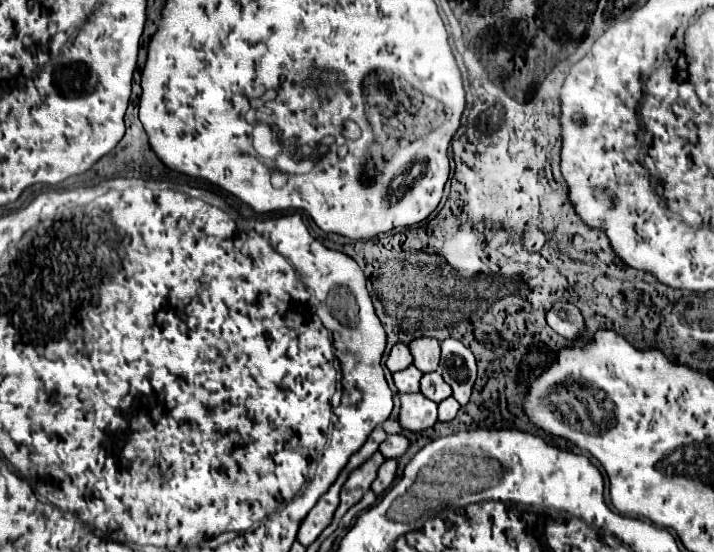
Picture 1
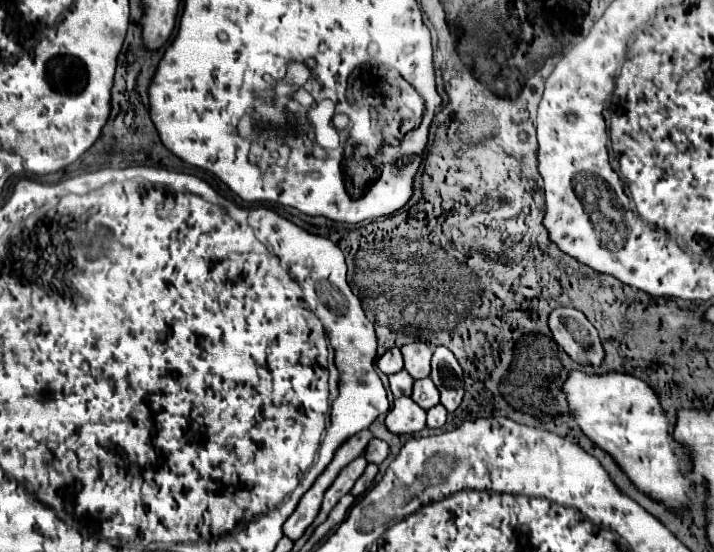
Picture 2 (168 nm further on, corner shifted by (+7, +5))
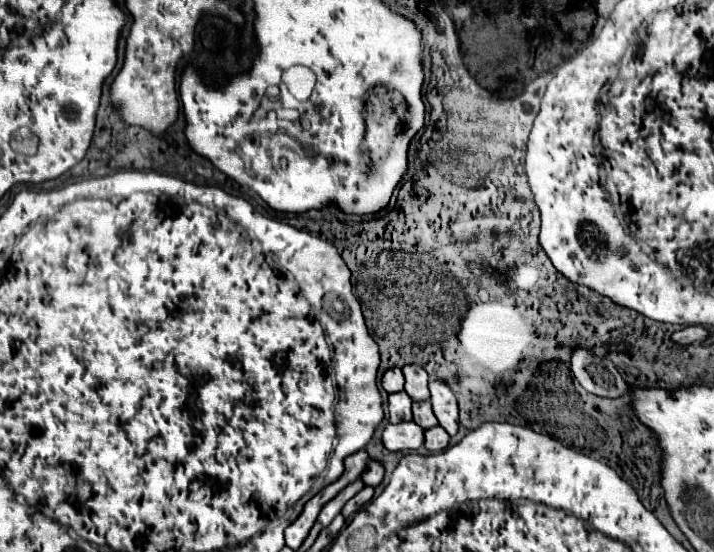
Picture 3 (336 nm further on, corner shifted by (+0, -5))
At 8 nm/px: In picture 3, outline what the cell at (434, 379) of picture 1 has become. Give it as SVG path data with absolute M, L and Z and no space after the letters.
M423 401L423 403L413 403L413 421L423 427L423 429L431 429L437 425L437 419L431 411L431 403Z

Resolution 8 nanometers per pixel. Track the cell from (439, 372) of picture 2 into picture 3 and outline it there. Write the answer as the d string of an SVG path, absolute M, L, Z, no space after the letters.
M439 379L429 383L429 391L431 391L431 407L433 413L437 415L439 425L453 437L457 433L457 425L459 425L459 413L457 413L457 401L453 391Z

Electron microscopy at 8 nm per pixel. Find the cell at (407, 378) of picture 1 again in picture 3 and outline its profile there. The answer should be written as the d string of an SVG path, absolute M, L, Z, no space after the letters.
M405 391L391 393L387 397L387 415L389 415L389 423L411 421L411 399L409 395L405 395Z

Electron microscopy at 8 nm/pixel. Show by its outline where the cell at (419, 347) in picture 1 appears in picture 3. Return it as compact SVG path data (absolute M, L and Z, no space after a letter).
M407 365L403 367L403 375L405 375L405 393L413 401L427 401L429 399L429 375L425 373L425 369L421 369L419 365Z

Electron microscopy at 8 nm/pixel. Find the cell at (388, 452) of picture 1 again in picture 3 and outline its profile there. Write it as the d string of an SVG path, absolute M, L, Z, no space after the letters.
M369 461L367 469L361 473L361 481L369 487L377 487L383 479L383 465L377 461Z

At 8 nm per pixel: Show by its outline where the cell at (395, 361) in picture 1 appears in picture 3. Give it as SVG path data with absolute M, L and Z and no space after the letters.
M389 369L385 371L385 375L381 377L381 387L387 391L387 393L397 393L397 391L403 391L403 373L401 369Z

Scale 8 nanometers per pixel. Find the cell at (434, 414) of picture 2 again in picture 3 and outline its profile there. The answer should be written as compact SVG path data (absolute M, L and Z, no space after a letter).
M439 425L425 431L425 449L427 451L437 453L437 451L447 449L447 445L449 445L449 435L445 431L441 431Z

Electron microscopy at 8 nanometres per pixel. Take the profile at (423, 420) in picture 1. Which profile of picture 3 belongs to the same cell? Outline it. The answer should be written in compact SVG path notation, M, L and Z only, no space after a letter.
M413 421L387 425L383 445L387 451L419 451L423 447L423 429Z

